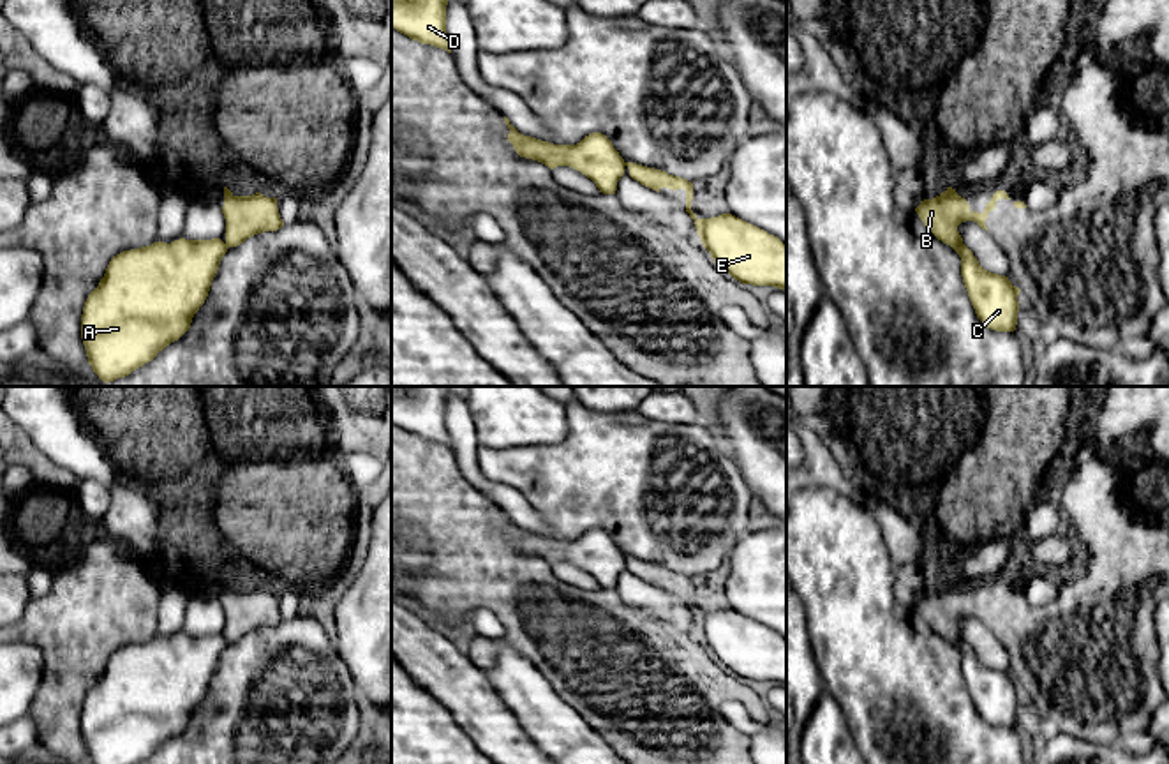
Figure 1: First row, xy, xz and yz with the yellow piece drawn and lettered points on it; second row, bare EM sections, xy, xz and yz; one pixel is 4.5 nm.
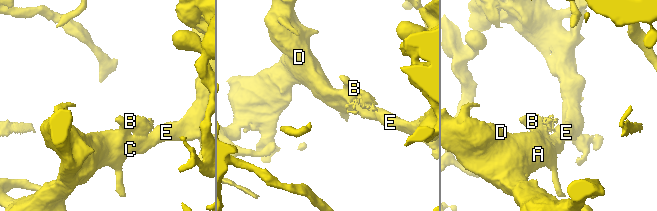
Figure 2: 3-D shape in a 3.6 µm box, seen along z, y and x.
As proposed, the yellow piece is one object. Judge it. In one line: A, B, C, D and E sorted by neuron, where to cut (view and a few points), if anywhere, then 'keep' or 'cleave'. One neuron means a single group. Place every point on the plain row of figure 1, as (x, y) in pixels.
A C D E / B; cut in yz along (963, 639), (953, 643); cleave

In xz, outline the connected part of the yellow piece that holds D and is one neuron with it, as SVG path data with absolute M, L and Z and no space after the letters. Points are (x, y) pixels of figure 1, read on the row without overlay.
M391 386L391 422L413 436L451 448L448 393L448 386Z

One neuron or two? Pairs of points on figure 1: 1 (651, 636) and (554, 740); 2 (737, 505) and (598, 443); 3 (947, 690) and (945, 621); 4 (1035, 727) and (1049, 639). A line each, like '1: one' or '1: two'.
1: two
2: one
3: two
4: two

